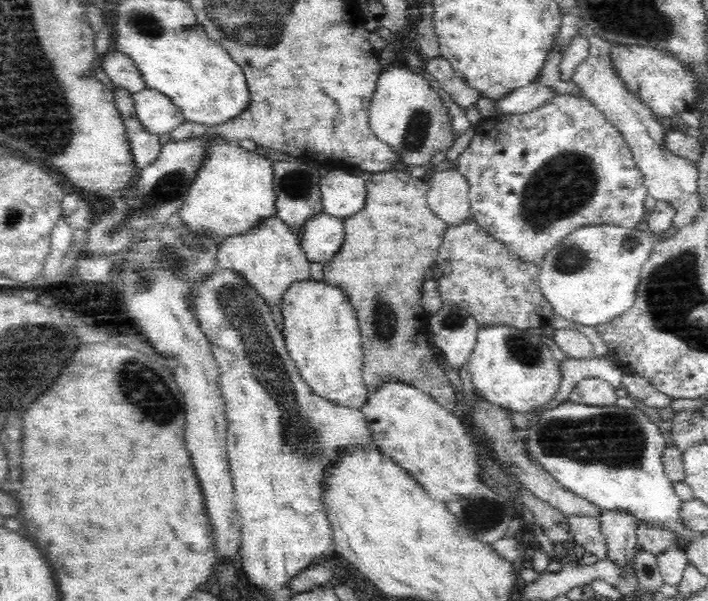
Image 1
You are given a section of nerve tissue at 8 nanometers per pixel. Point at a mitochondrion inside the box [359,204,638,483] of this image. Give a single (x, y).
(384, 321)

